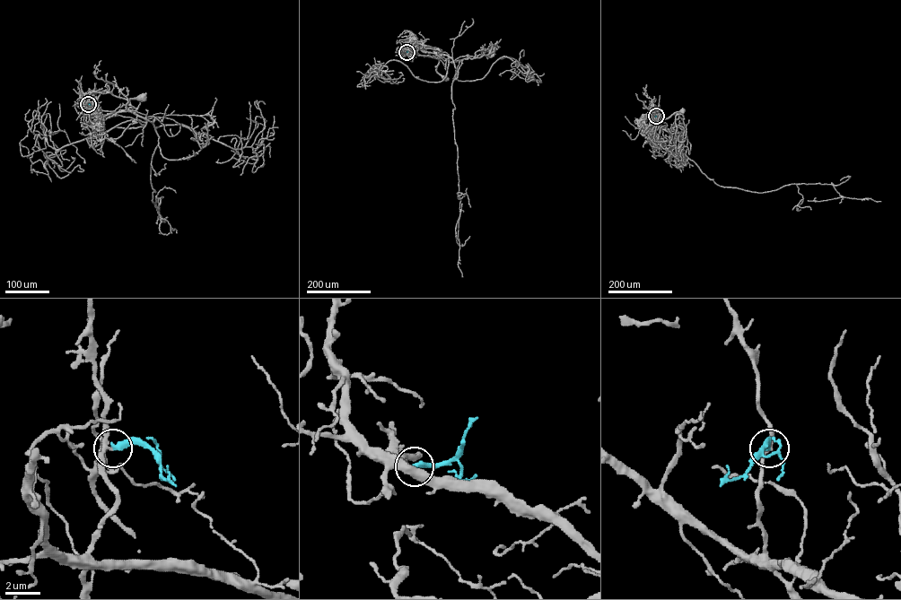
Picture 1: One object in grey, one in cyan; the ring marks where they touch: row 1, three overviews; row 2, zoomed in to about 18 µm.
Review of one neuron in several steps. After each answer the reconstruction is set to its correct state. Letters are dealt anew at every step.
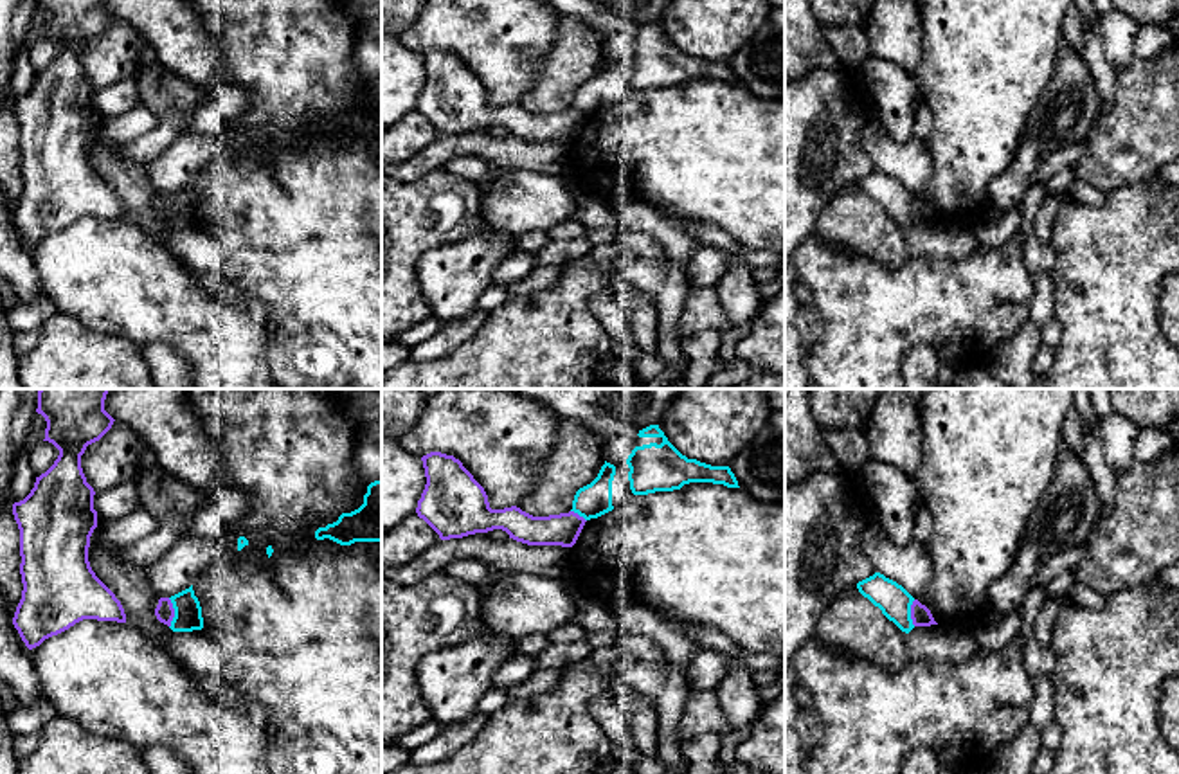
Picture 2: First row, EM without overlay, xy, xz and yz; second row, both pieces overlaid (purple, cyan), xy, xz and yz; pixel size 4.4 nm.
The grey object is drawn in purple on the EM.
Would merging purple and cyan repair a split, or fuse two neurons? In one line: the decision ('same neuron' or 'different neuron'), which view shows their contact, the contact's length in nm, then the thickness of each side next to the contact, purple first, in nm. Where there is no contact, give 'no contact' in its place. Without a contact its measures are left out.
different neuron | xy | 140 nm | 90/130 nm

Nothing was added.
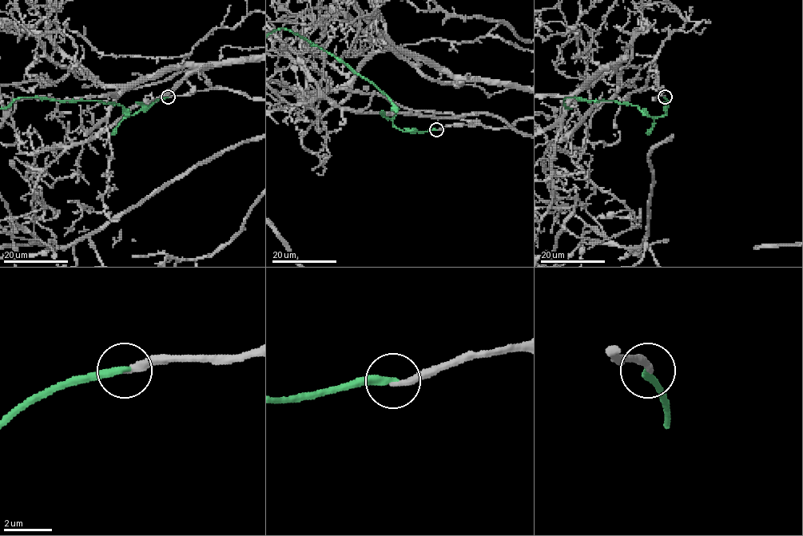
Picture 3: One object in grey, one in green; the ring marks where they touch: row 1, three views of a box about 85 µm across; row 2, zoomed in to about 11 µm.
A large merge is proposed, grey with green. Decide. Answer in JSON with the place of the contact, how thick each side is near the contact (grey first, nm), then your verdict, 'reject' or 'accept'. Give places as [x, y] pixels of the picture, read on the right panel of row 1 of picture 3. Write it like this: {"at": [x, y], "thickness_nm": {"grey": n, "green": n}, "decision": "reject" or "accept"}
{"at": [665, 97], "thickness_nm": {"grey": 280, "green": 320}, "decision": "accept"}

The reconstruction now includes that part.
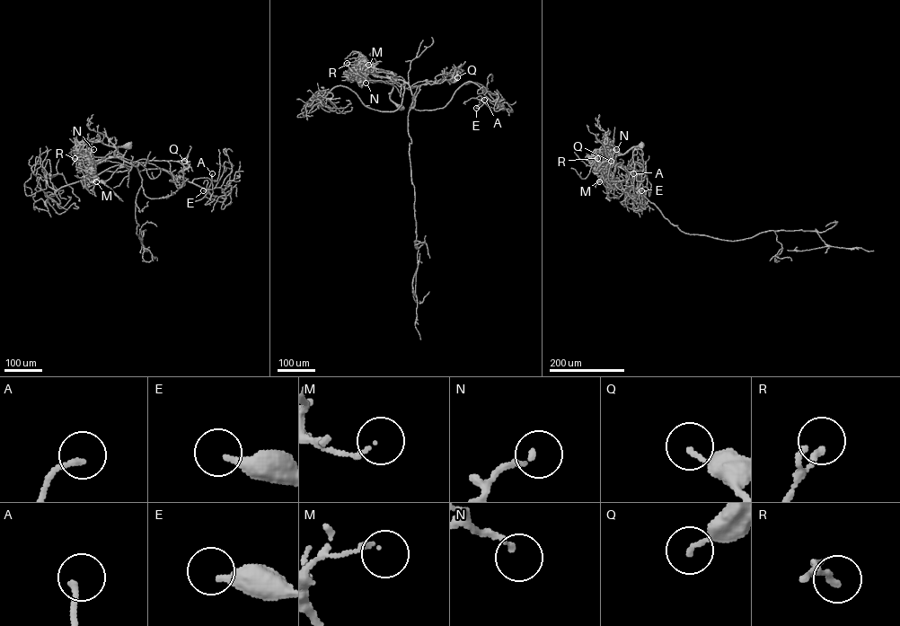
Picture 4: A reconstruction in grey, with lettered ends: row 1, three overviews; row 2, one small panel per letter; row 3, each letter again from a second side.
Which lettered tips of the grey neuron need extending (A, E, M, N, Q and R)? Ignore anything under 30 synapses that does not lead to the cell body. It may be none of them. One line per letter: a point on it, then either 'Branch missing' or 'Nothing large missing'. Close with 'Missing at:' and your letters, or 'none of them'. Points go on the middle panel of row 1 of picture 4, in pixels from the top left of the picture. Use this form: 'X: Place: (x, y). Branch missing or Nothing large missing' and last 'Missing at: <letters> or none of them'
A: Place: (484, 100). Nothing large missing
E: Place: (476, 108). Branch missing
M: Place: (368, 65). Nothing large missing
N: Place: (366, 83). Nothing large missing
Q: Place: (457, 77). Nothing large missing
R: Place: (347, 63). Nothing large missing
Missing at: E

